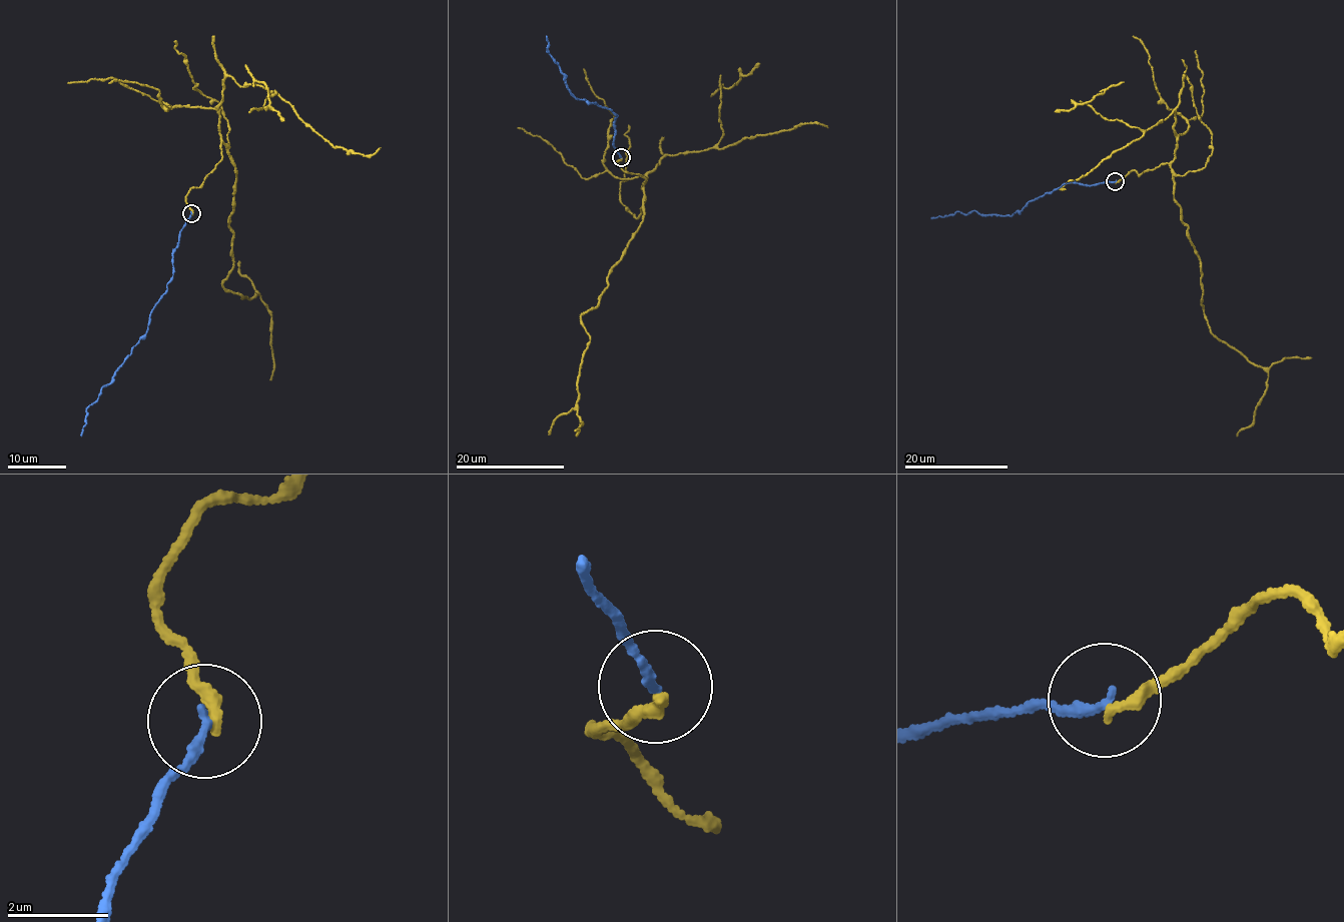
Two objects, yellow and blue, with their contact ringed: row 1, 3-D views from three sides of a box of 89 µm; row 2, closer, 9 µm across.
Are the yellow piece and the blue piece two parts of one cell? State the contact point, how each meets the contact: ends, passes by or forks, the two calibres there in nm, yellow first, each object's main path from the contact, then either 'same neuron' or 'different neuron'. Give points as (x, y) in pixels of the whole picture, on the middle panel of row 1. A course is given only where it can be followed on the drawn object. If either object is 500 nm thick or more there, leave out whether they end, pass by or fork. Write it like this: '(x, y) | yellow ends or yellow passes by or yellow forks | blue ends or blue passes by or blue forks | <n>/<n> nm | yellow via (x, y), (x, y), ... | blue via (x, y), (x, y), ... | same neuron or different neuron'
(621, 157) | yellow ends | blue ends | 240/190 nm | yellow via (620, 158), (624, 170), (645, 178), (643, 215), (595, 309), (581, 315), (590, 339), (574, 430) | blue via (620, 156), (613, 142), (617, 115), (610, 109), (574, 97), (564, 73), (547, 52), (546, 36) | same neuron

